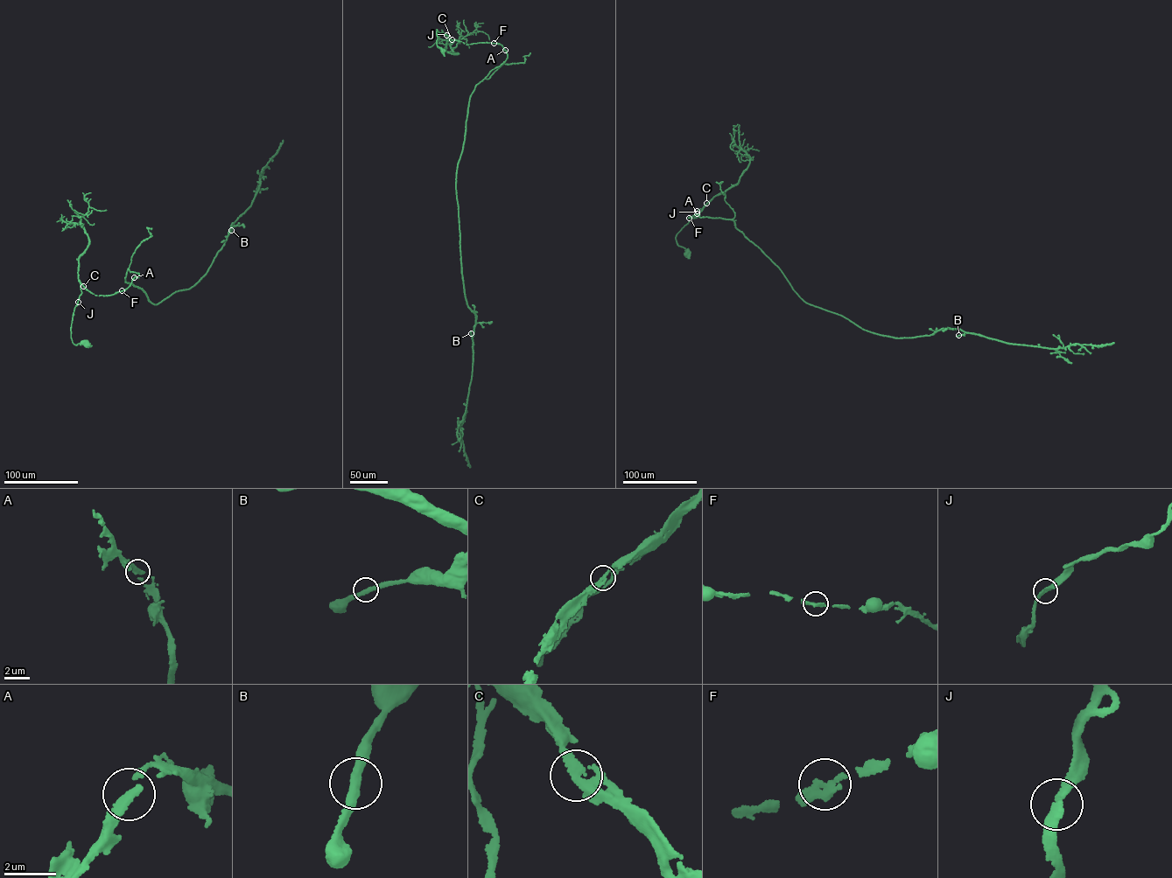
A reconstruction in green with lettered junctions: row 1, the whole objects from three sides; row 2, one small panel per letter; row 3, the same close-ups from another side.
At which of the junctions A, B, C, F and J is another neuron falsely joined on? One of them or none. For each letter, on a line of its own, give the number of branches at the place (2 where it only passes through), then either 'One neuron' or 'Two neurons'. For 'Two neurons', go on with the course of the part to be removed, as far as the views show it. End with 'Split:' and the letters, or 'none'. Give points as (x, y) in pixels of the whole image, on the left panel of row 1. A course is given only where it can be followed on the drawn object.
A: Branches: 2. One neuron
B: Branches: 2. One neuron
C: Branches: 2. One neuron
F: Branches: 2. One neuron
J: Branches: 2. One neuron
Split: none

